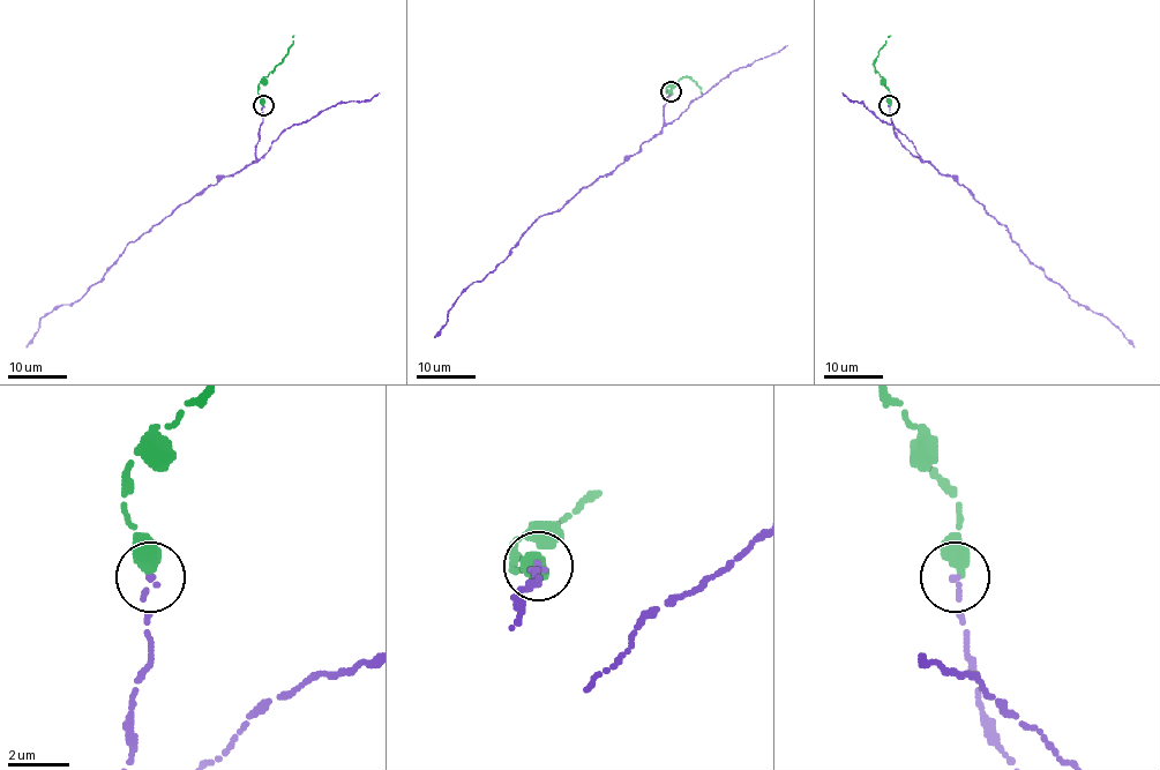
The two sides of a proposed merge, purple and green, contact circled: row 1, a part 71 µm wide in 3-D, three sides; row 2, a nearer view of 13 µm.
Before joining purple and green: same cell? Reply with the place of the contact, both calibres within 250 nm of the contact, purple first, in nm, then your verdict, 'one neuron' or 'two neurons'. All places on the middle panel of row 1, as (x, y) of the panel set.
place (671, 91); calibres 190 and 480 nm; one neuron

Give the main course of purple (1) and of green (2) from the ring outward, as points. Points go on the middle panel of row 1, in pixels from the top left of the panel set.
1: (671, 91), (661, 131), (559, 210), (538, 218), (502, 261), (480, 282), (473, 282), (454, 304), (434, 337)
2: (671, 92), (666, 92), (666, 88), (683, 76), (695, 81), (701, 92)

